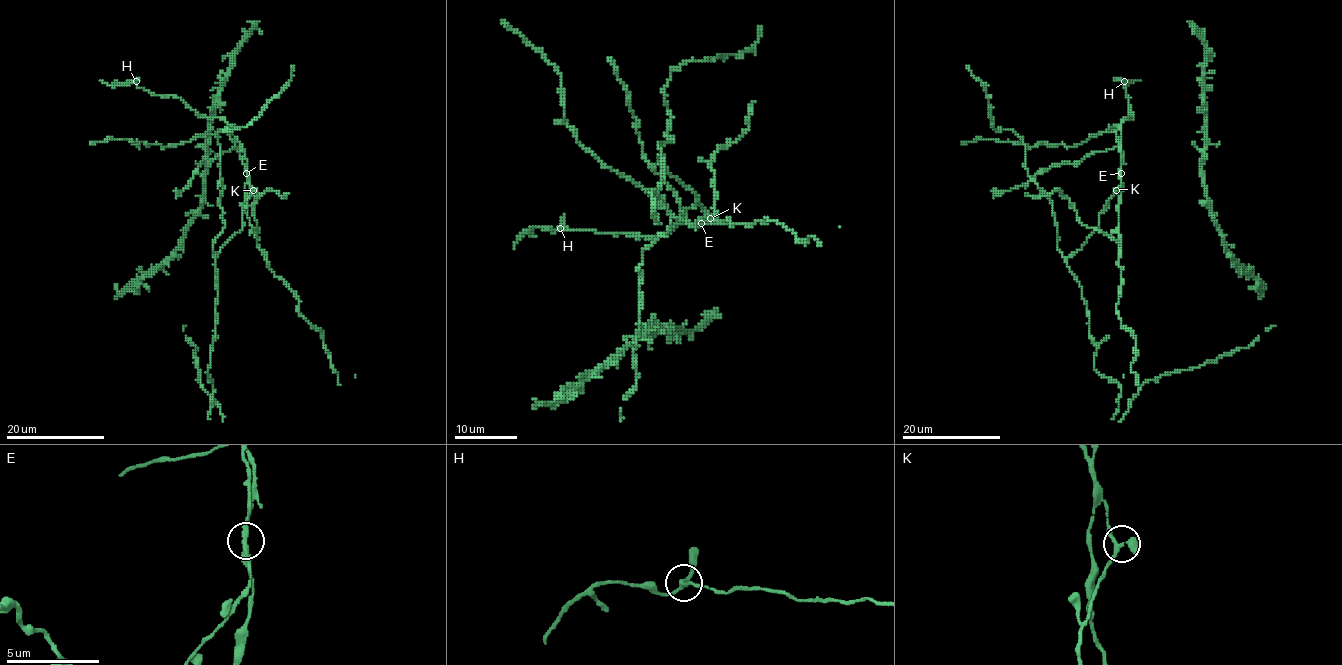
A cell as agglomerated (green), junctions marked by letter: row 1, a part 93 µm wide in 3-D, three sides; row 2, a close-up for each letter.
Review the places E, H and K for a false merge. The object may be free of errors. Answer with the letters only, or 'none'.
E

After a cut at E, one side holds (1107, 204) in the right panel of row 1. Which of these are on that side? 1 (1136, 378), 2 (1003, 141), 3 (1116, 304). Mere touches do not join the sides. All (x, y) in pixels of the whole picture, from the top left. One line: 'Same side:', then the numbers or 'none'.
Same side: none

